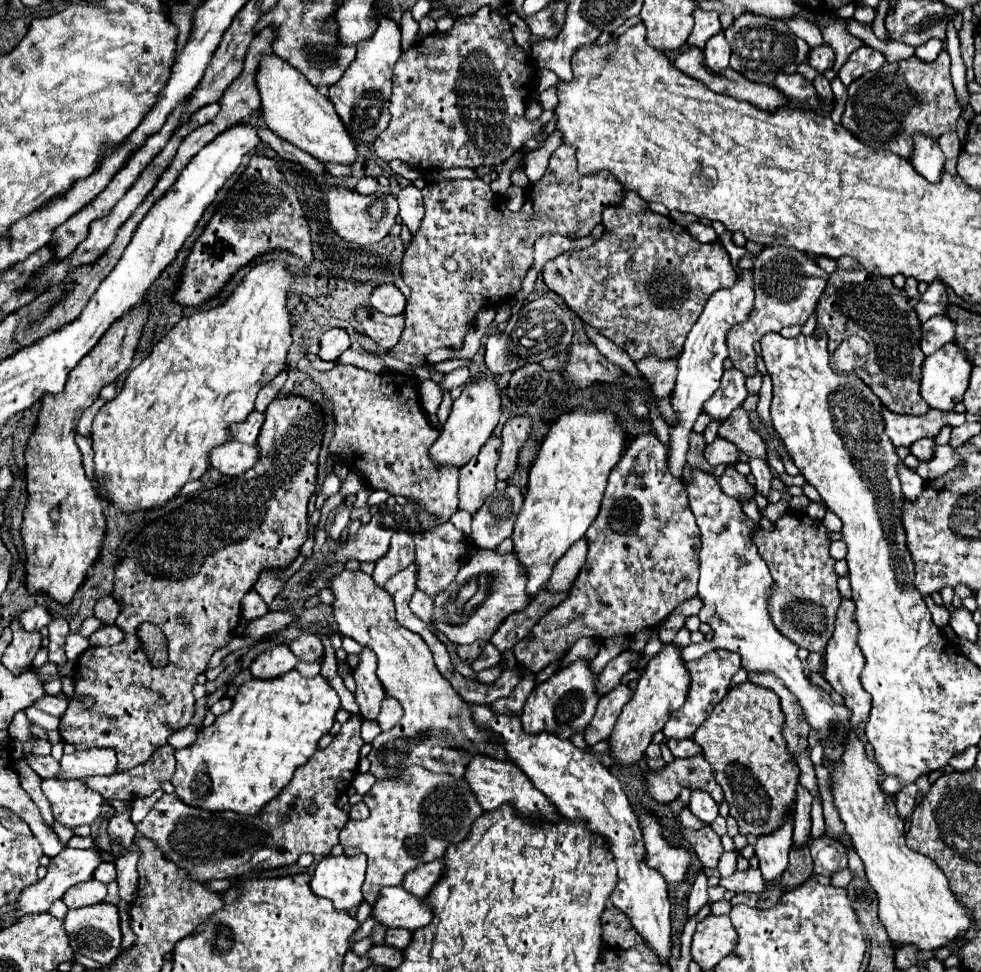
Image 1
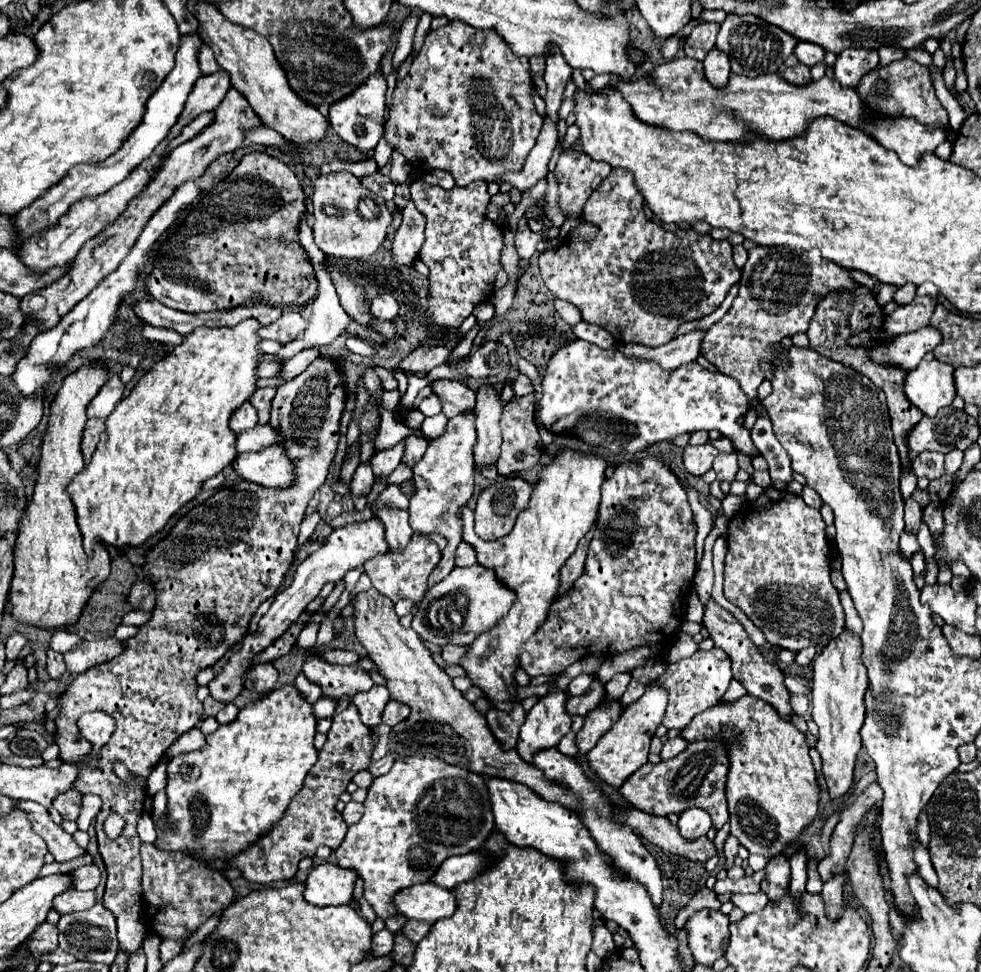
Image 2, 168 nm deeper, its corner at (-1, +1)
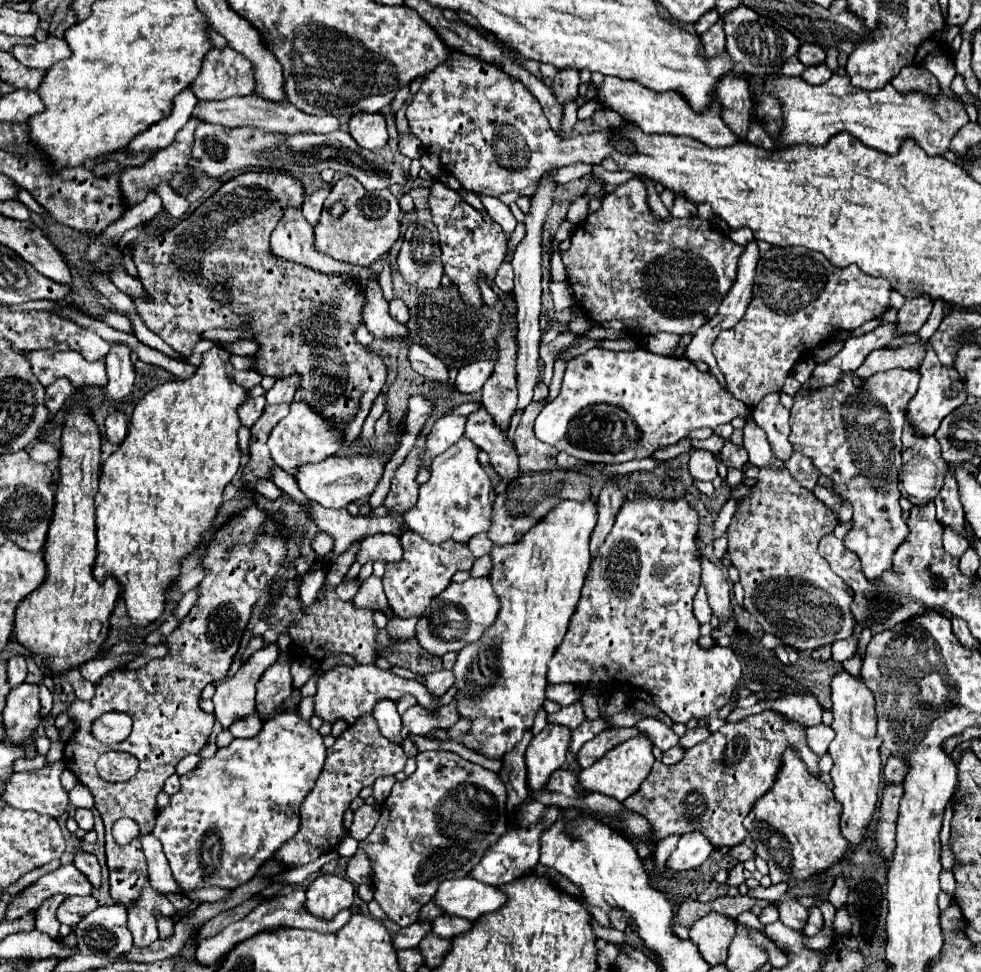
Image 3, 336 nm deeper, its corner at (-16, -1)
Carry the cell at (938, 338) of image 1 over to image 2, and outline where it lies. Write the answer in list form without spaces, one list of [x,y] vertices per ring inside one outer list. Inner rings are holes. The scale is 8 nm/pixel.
[[[925,326],[917,332],[901,334],[887,348],[875,348],[871,358],[881,364],[897,364],[899,368],[913,370],[927,352],[935,350],[941,344],[941,332],[933,326]]]

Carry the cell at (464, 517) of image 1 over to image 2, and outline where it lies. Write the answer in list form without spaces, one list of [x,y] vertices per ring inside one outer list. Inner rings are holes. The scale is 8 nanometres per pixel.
[[[573,448],[561,450],[547,466],[541,468],[529,506],[517,516],[513,532],[497,542],[481,540],[473,528],[473,510],[469,506],[461,506],[459,518],[463,522],[463,540],[475,546],[477,558],[483,566],[493,568],[497,576],[501,576],[501,582],[517,592],[509,614],[501,618],[493,630],[481,634],[475,644],[469,646],[469,652],[461,662],[475,686],[479,686],[499,710],[509,710],[515,700],[513,672],[519,666],[517,656],[521,652],[521,644],[545,622],[547,610],[557,594],[559,568],[575,552],[579,538],[583,538],[597,520],[605,470],[605,456]]]

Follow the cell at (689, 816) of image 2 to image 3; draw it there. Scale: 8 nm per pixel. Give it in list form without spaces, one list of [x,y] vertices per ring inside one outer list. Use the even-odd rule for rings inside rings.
[[[684,834],[678,842],[678,848],[666,860],[666,868],[674,872],[698,868],[714,848],[702,834]]]

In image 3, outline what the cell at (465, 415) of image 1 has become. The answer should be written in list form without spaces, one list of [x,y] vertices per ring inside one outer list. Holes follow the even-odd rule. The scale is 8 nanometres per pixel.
[[[462,438],[446,452],[434,458],[430,470],[432,476],[426,484],[420,486],[416,506],[402,514],[410,532],[420,534],[424,540],[432,544],[440,544],[446,540],[468,542],[472,536],[480,532],[488,532],[492,524],[492,502],[490,502],[490,478],[478,462],[480,448]]]

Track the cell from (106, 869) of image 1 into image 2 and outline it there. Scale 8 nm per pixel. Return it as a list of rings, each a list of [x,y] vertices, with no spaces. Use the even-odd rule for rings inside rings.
[[[95,864],[73,870],[73,876],[77,876],[77,884],[73,886],[77,890],[95,890],[101,882],[101,872]]]

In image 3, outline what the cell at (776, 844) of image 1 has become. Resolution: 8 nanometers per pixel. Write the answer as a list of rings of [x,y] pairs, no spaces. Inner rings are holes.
[[[796,898],[780,900],[778,912],[780,912],[780,922],[784,922],[784,926],[792,930],[802,930],[808,920],[808,910]]]

